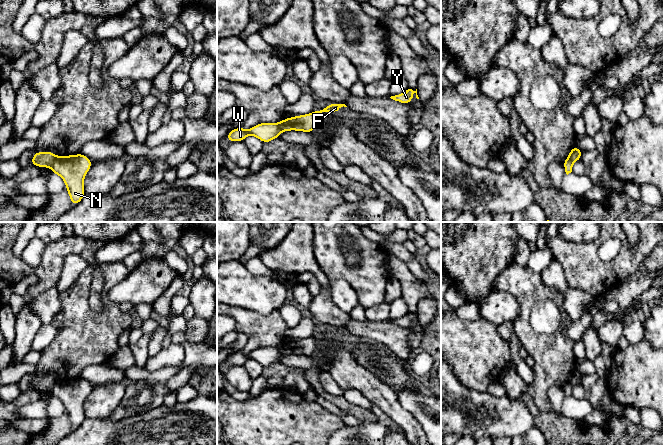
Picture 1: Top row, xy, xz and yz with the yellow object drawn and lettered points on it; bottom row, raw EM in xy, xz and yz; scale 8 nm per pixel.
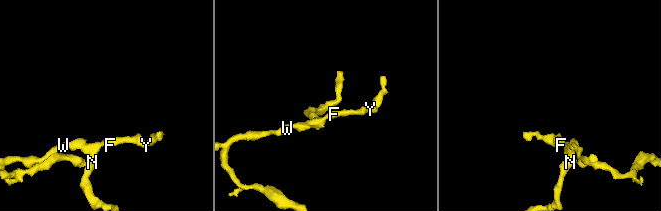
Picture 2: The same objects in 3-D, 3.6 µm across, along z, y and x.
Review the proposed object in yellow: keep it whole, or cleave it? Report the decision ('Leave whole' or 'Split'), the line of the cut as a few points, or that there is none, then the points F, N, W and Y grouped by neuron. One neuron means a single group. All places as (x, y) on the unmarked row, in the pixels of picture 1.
Split. Split along xy (57, 381), (50, 390). Groups: F N Y / W

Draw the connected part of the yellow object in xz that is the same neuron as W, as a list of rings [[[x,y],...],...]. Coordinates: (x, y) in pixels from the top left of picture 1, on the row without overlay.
[[[259,347],[246,355],[239,351],[230,355],[227,359],[227,365],[244,365],[248,359],[259,362],[263,367],[268,367],[273,363],[279,362],[282,354],[276,347]]]

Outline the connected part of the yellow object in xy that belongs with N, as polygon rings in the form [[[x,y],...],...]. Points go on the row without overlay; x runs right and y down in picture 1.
[[[82,377],[59,380],[51,389],[53,397],[63,402],[72,430],[77,429],[85,420],[83,405],[91,389],[91,383]]]

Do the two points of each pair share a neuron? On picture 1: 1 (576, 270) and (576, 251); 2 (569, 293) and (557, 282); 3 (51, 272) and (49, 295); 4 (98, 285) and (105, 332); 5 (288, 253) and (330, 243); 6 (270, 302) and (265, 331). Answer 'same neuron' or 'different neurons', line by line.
1: same neuron
2: same neuron
3: different neurons
4: different neurons
5: different neurons
6: different neurons

